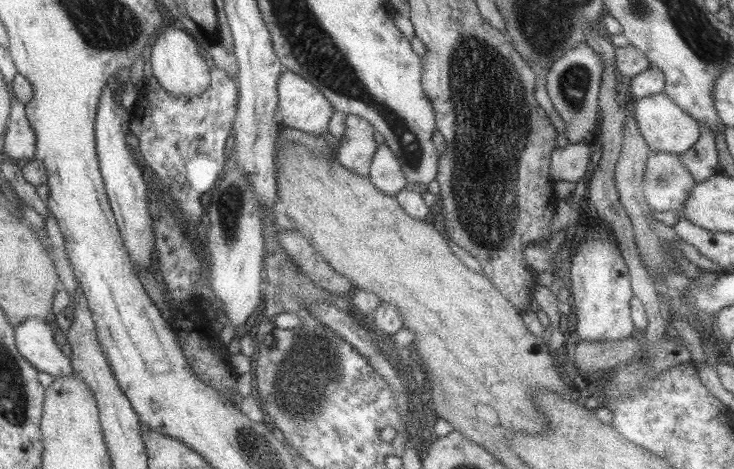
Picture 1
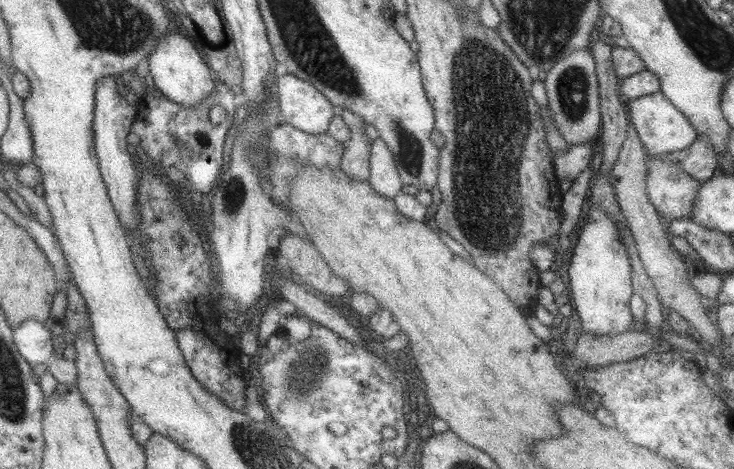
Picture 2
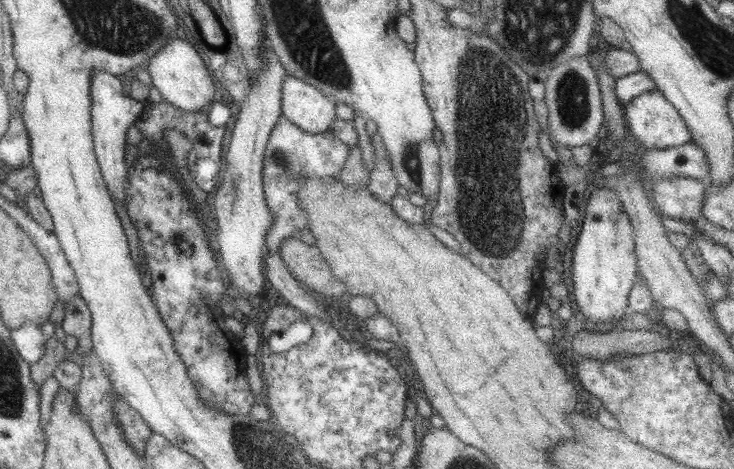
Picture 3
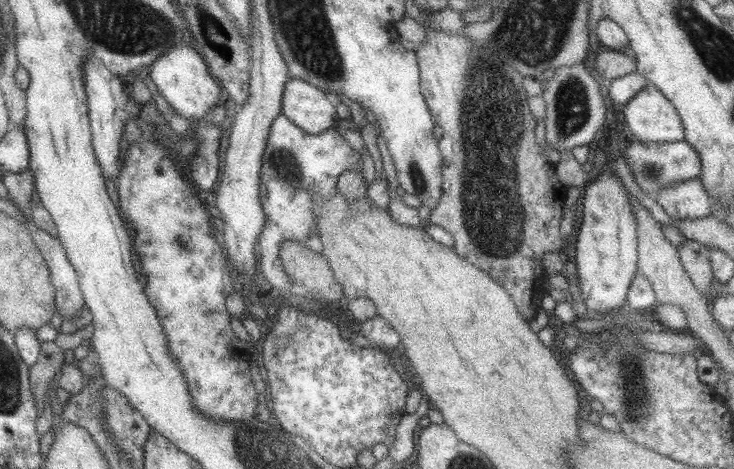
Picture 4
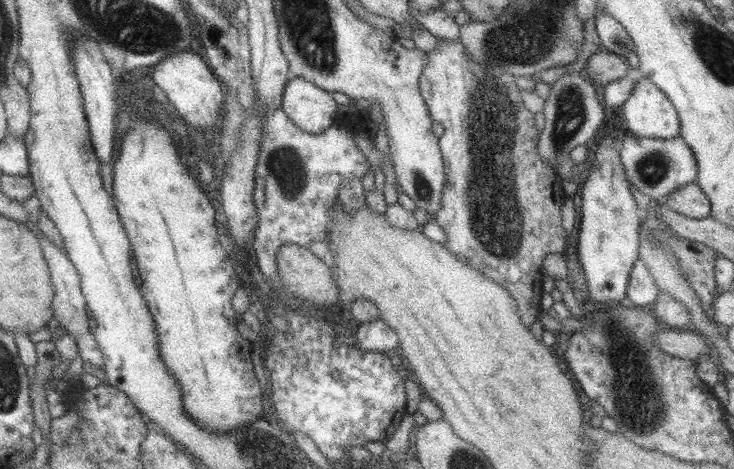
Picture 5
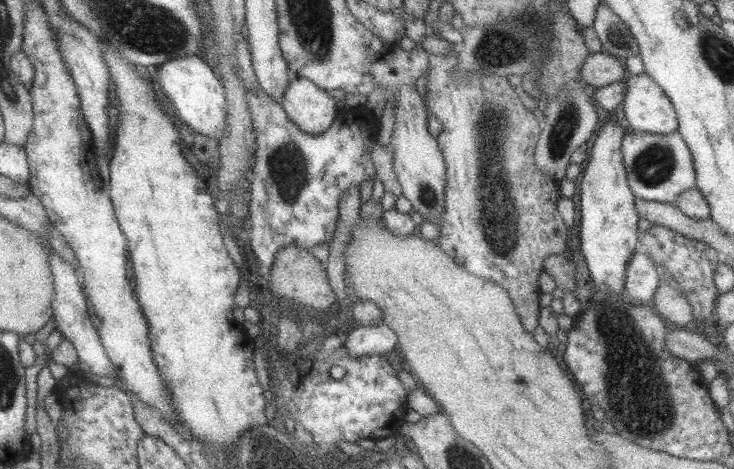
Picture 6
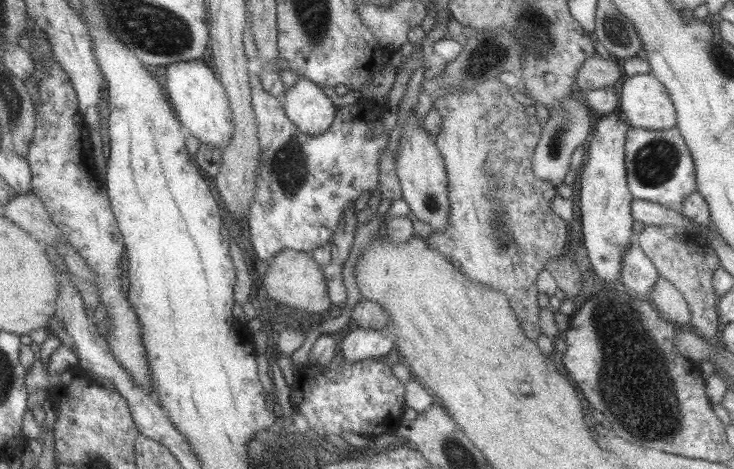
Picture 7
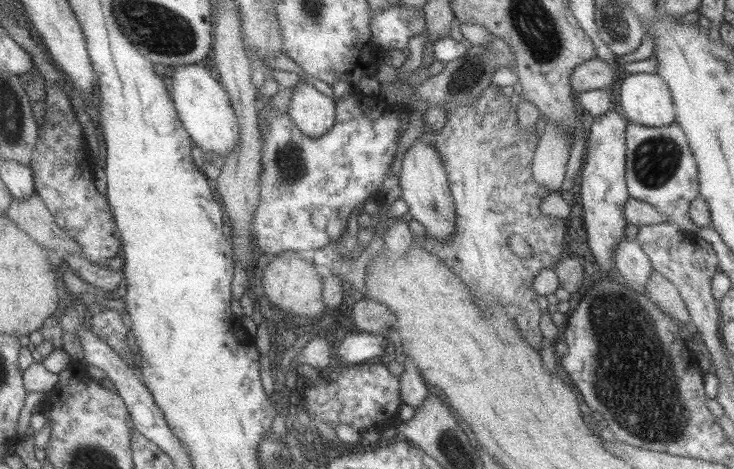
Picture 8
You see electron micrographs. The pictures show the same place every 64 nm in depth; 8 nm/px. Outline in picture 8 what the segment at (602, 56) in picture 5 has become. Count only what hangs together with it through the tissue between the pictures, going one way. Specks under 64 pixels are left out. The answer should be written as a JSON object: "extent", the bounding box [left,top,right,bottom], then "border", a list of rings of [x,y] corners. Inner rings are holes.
{"extent":[569,58,614,95],"border":[[[591,58],[574,68],[573,74],[569,76],[569,86],[576,95],[589,90],[606,89],[614,78],[610,63]]]}

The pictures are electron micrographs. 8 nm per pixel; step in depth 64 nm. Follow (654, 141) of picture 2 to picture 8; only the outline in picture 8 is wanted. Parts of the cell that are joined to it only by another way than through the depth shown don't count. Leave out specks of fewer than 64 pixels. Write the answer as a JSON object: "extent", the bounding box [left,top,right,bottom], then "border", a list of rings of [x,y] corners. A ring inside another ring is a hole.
{"extent":[618,74,675,126],"border":[[[628,74],[618,86],[618,102],[628,121],[639,126],[669,126],[675,120],[667,84],[657,74]]]}

